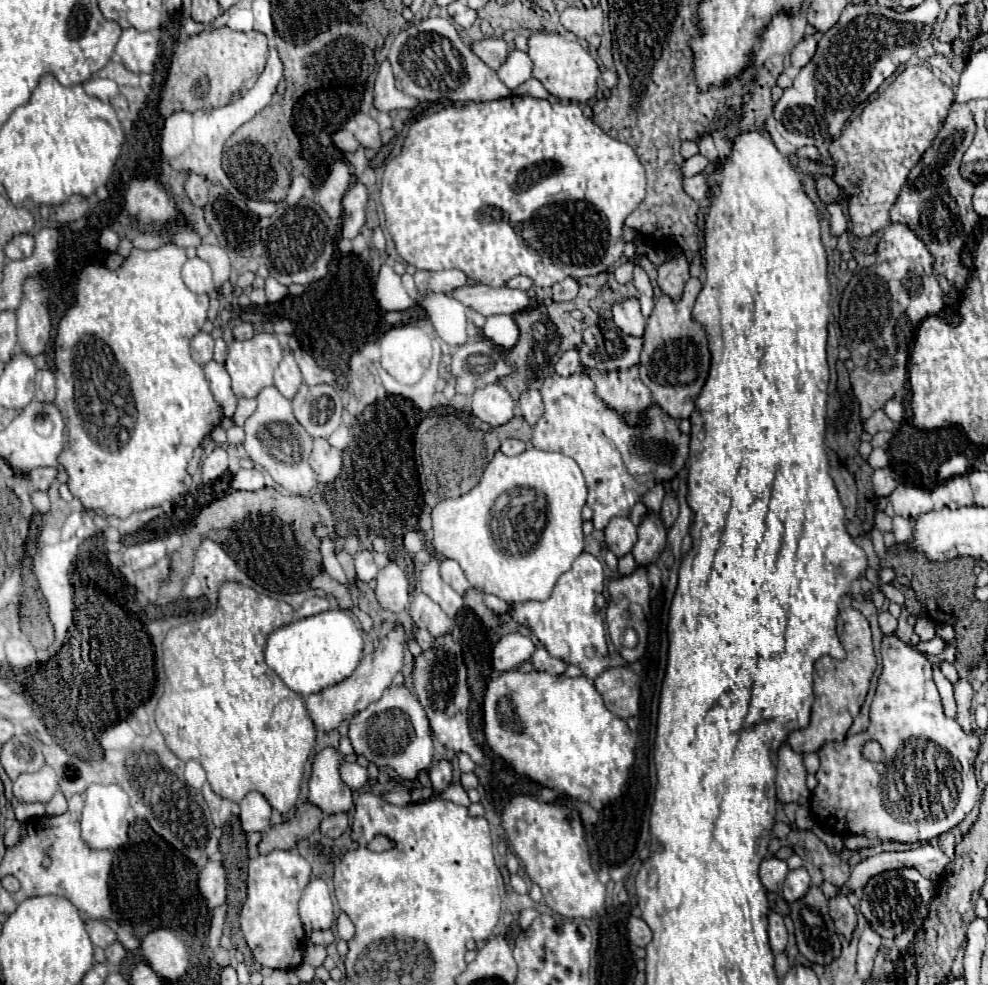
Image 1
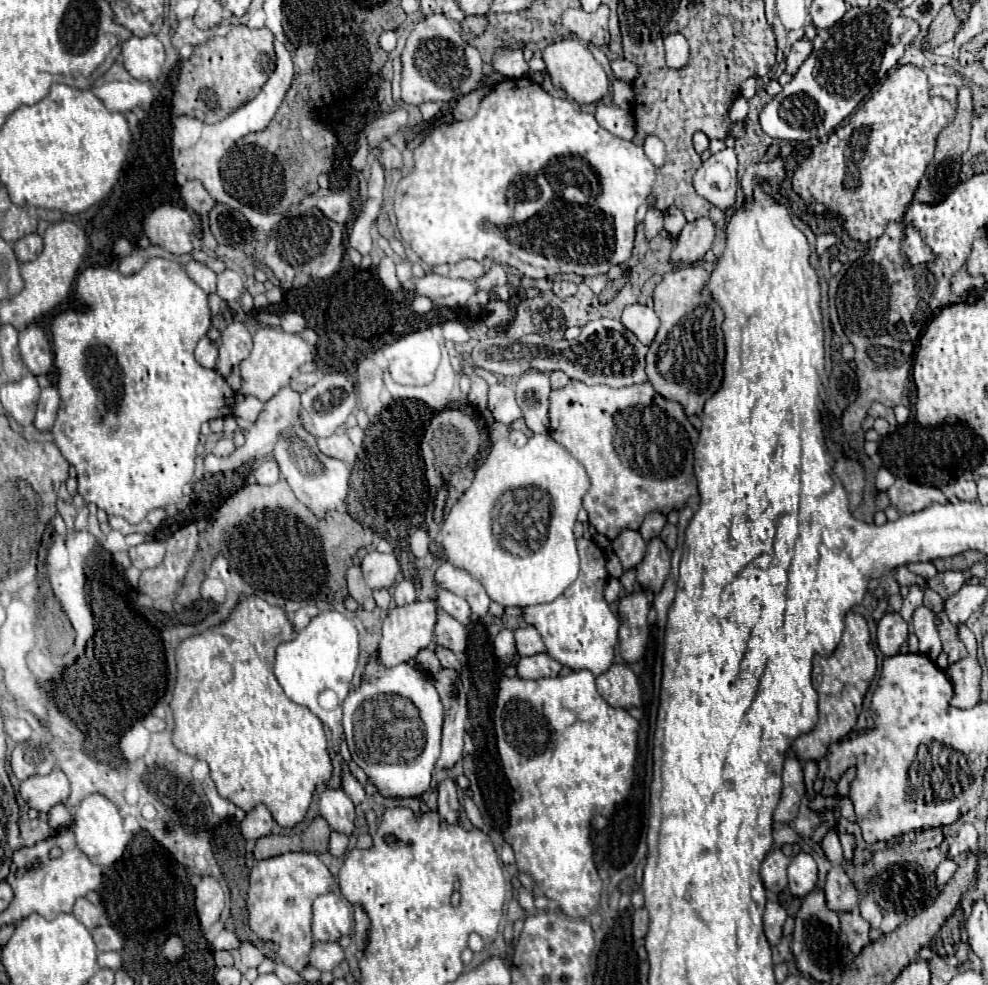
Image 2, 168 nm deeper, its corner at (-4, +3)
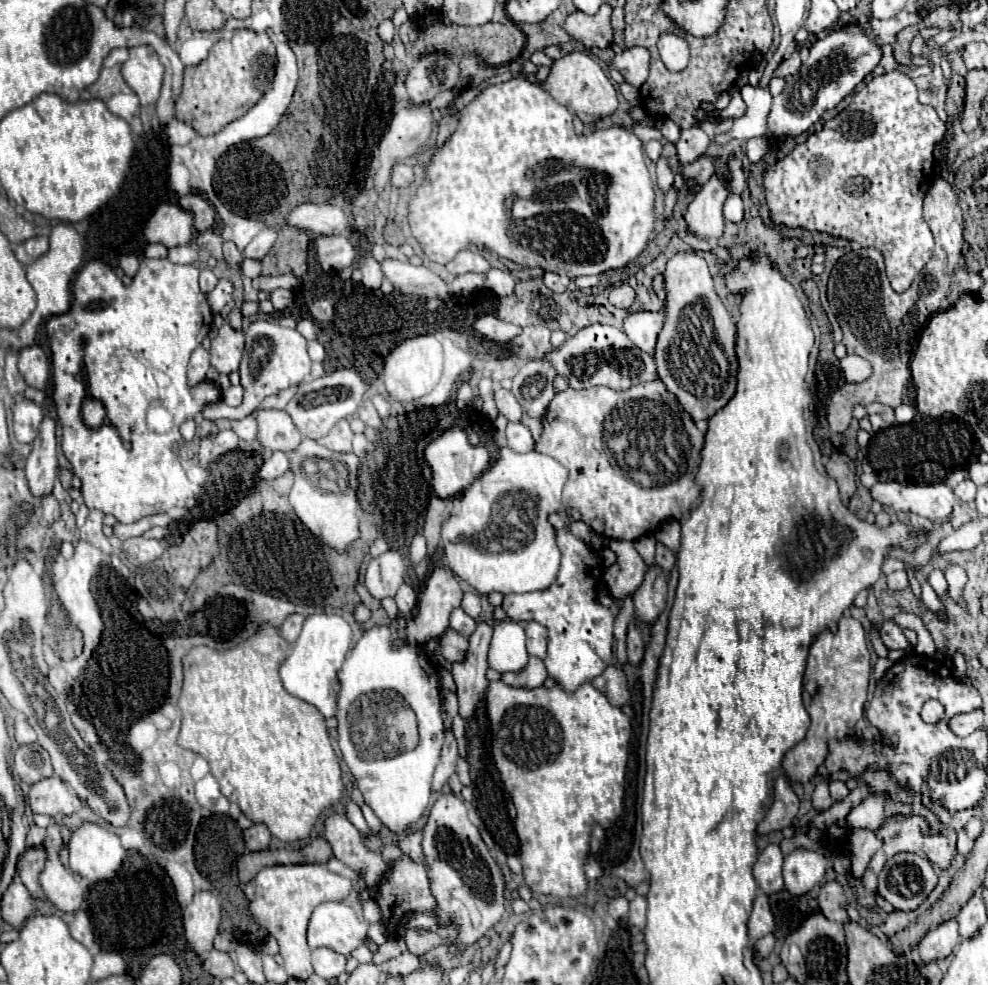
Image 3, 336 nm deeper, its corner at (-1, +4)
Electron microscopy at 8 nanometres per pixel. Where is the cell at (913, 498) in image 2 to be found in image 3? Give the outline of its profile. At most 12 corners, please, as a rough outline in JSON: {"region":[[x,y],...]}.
{"region":[[878,482],[872,498],[898,512],[946,520],[956,496],[944,484]]}

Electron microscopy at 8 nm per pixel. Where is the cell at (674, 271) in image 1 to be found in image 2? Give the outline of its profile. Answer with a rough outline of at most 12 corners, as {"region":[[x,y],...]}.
{"region":[[709,217],[685,223],[671,259],[697,263],[711,249]]}

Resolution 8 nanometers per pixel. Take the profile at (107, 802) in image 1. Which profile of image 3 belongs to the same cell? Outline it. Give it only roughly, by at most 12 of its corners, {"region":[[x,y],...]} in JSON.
{"region":[[82,822],[70,836],[70,868],[90,882],[112,878],[120,838]]}

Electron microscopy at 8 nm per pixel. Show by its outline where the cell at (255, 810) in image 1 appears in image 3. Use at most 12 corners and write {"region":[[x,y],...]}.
{"region":[[266,824],[244,830],[248,850],[266,850],[272,840]]}

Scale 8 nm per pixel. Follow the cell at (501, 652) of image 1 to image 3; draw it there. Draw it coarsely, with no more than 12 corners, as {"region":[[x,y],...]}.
{"region":[[536,622],[526,624],[530,656],[546,658],[546,630]]}

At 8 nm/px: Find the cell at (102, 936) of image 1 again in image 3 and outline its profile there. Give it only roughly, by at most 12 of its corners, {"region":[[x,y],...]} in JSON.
{"region":[[58,824],[44,840],[40,886],[58,910],[80,910],[84,890],[58,858]]}

